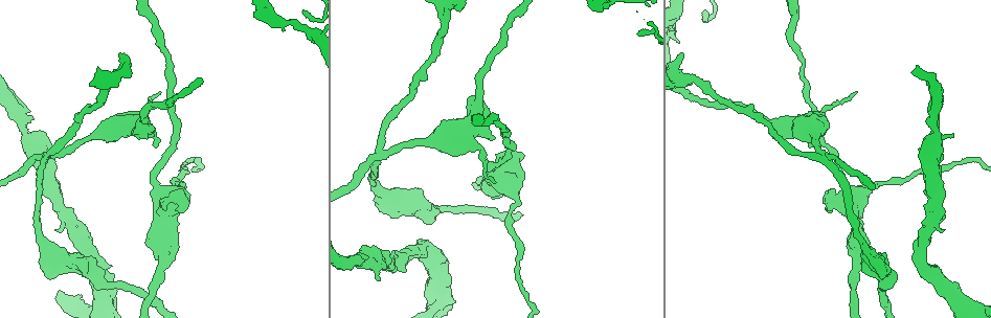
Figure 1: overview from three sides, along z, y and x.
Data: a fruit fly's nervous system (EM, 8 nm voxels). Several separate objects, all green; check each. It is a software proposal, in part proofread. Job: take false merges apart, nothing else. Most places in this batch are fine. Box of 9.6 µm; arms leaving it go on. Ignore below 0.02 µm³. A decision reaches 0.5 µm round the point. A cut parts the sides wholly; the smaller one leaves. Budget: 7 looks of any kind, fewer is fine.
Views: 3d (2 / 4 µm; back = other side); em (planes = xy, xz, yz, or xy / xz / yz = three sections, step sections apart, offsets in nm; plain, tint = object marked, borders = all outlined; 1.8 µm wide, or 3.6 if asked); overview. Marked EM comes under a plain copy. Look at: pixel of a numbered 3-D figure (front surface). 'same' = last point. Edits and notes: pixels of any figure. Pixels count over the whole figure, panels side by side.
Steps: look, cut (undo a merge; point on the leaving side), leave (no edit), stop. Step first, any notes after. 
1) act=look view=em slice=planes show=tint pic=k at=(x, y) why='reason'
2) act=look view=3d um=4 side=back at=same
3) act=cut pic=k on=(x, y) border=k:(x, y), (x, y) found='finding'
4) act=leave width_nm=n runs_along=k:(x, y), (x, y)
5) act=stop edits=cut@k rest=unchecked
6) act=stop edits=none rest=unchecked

act=look view=em um=3.6 slice=xy step=4 show=tint pic=1 at=(680, 83) why='arms part here'

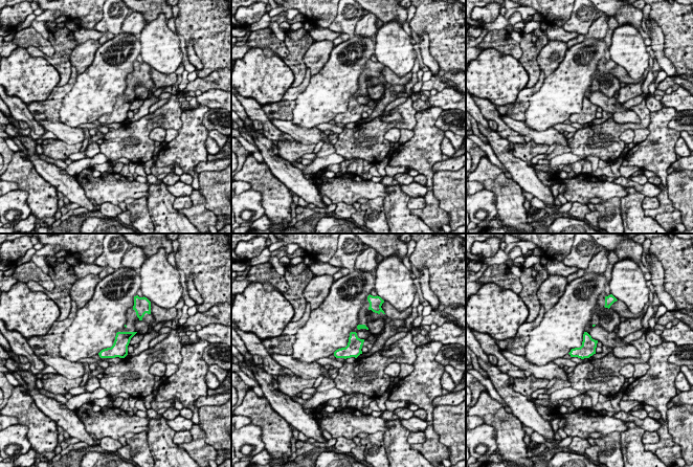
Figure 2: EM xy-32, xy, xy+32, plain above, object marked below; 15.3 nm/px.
act=look view=em um=3.6 slice=yz step=8 show=tint at=same

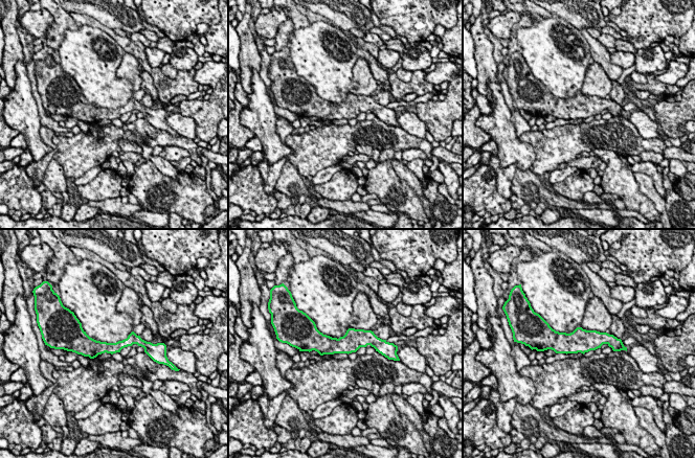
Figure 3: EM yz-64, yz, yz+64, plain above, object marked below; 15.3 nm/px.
act=leave runs_along=3:(315, 345), (376, 345) found='one neuron here'

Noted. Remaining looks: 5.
act=look view=em um=3.6 slice=planes show=tint pic=1 at=(136, 117) why='calibre changes'

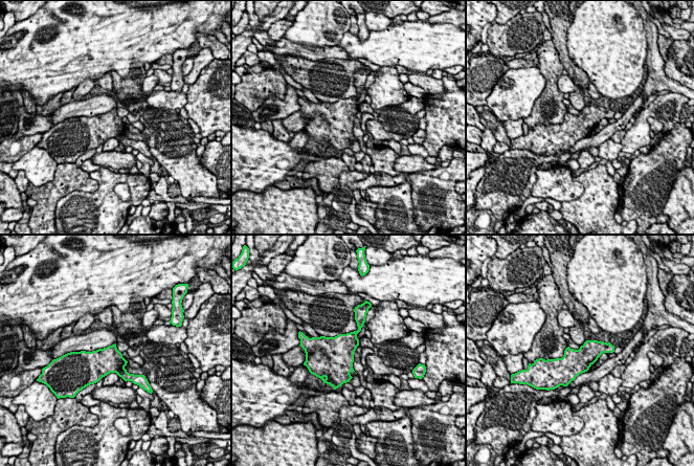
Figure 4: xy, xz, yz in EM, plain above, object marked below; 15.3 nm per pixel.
act=leave found='one neuron here'

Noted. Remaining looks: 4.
act=look view=em um=3.6 slice=planes show=tint pic=1 at=(510, 186) why='narrows sharply'

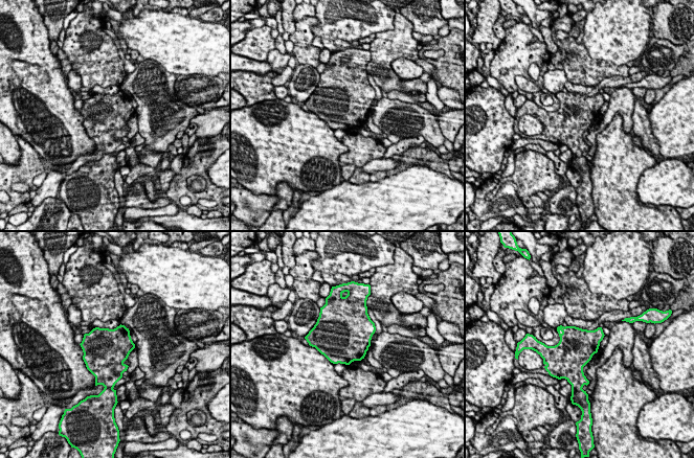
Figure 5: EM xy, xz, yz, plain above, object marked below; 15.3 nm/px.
act=leave width_nm=550 found='continuous, no second neuron'

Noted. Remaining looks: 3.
act=stop edits=none rest=unchecked

